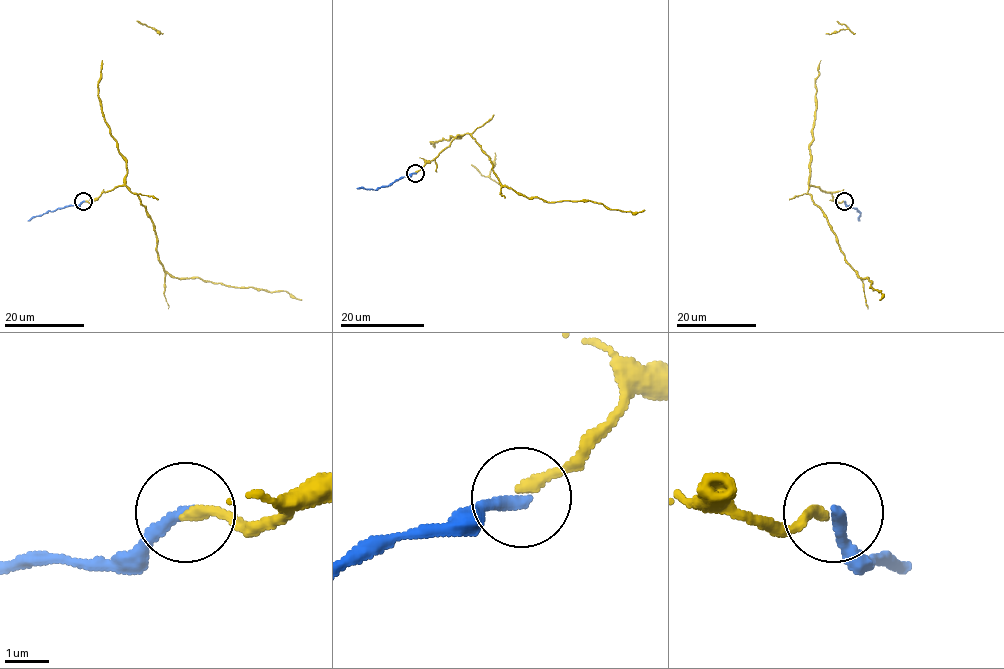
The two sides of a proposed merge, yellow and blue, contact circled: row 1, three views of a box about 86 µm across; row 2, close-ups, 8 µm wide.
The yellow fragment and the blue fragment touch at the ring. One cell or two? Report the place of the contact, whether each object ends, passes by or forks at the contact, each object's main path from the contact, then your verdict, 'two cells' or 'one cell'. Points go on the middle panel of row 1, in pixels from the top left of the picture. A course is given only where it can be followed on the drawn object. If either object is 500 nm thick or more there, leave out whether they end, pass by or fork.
(415, 173) | yellow ends | blue ends | yellow via (416, 172), (468, 134), (487, 155), (498, 181), (529, 198), (644, 209) | blue via (416, 172), (400, 177), (387, 186), (357, 188) | one cell

